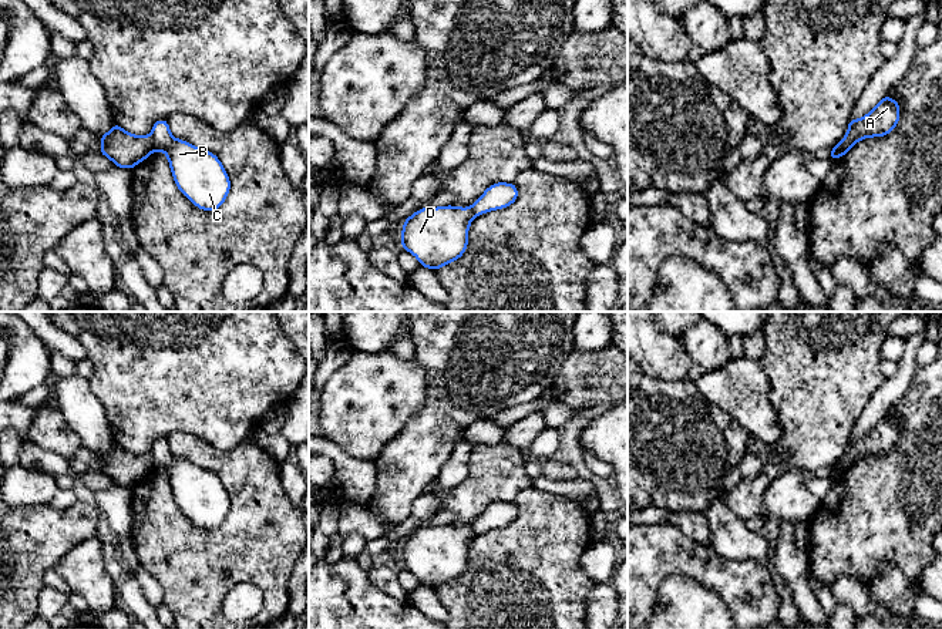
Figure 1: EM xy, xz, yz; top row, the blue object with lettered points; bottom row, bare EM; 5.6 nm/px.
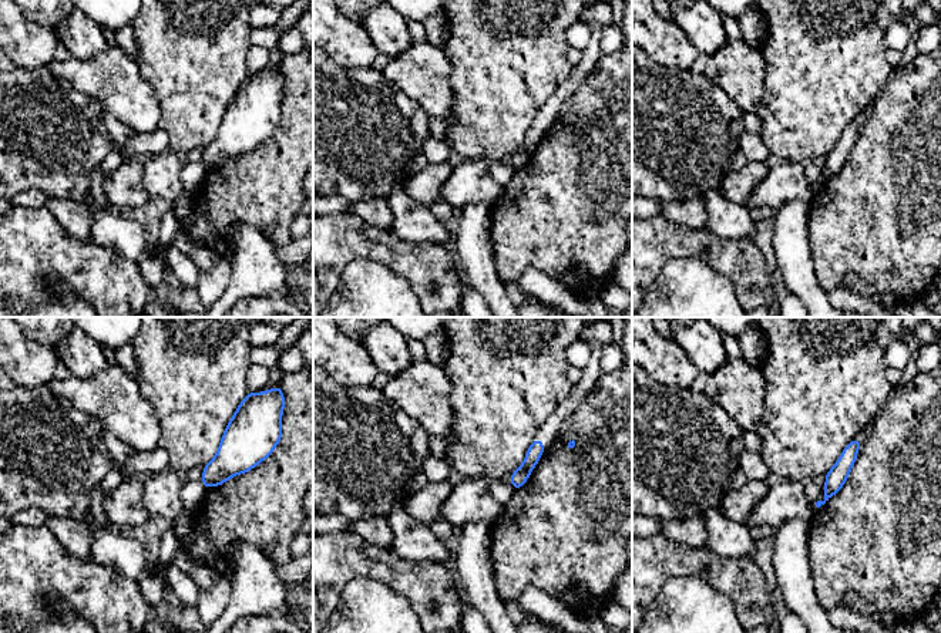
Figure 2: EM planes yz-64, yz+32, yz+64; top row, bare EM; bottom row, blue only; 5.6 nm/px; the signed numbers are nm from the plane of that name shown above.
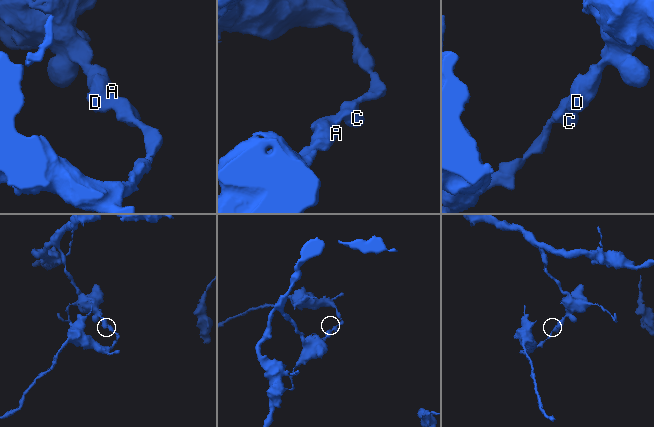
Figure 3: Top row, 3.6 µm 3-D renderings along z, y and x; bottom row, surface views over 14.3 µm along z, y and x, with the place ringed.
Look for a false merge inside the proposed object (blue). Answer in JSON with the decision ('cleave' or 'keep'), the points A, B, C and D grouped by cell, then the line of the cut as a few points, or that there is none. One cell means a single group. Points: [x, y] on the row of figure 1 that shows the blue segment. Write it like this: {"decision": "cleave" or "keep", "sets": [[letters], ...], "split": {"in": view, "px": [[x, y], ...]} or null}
{"decision": "cleave", "sets": [["A", "D"], ["B", "C"]], "split": {"in": "xy", "px": [[150, 137], [154, 148]]}}

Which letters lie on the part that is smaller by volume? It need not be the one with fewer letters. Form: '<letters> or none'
B, C

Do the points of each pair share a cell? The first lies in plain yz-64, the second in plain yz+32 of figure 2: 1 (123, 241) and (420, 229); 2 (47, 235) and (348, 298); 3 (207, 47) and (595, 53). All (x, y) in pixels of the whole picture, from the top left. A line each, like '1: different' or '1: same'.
1: same
2: different
3: different

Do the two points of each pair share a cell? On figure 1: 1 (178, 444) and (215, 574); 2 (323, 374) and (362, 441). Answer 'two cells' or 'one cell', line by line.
1: one cell
2: two cells

